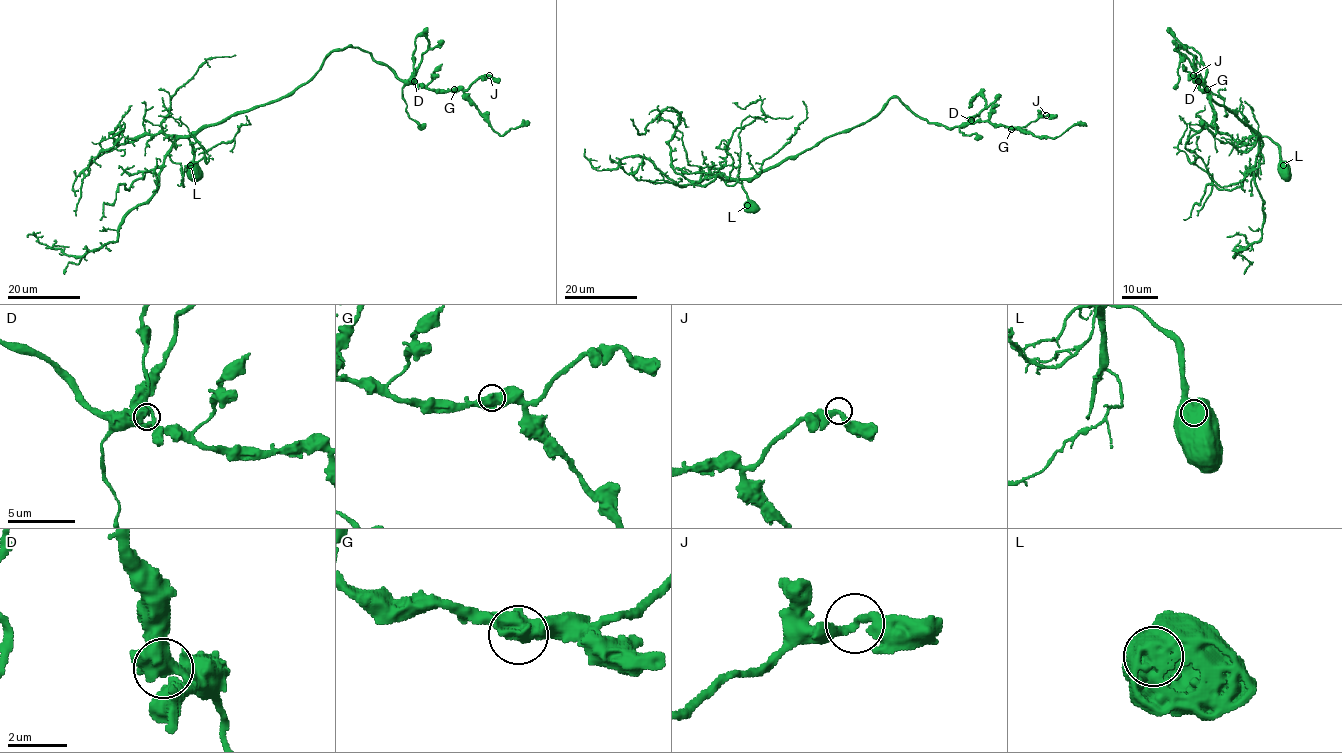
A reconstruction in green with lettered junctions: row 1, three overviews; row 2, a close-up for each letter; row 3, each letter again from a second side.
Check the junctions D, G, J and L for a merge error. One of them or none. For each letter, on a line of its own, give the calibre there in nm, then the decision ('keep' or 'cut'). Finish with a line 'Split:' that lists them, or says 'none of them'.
D: calibre 650 nm; keep
G: calibre 650 nm; keep
J: calibre 300 nm; keep
L: calibre 850 nm; keep
Split: none of them

